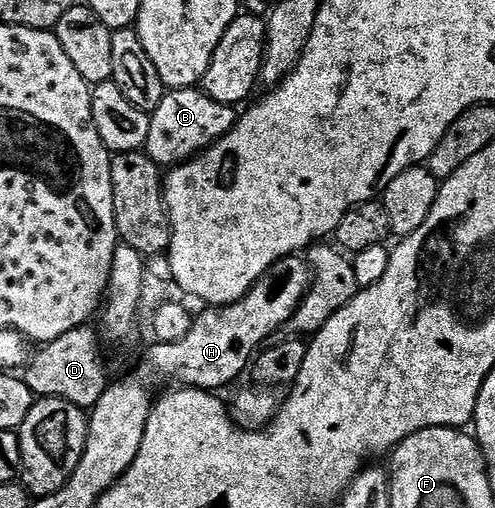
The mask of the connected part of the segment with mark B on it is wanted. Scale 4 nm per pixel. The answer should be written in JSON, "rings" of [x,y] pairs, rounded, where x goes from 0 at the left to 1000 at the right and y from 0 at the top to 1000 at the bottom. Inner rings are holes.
{"rings":[[[402,169],[331,179],[325,201],[301,226],[305,238],[293,297],[297,309],[323,327],[352,327],[402,305],[412,291],[459,264],[479,234],[469,207],[430,201],[430,193],[422,193],[422,185]]]}

